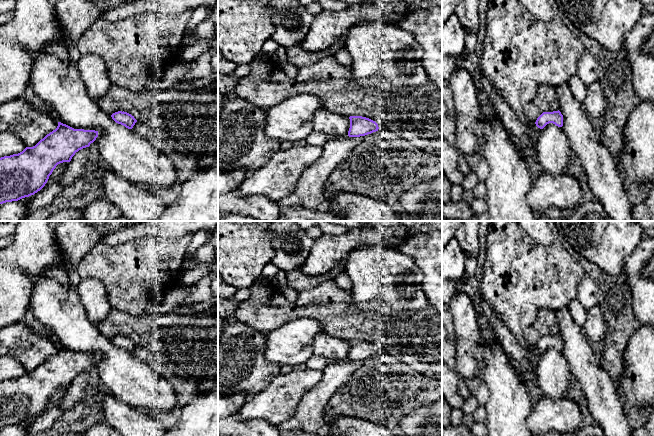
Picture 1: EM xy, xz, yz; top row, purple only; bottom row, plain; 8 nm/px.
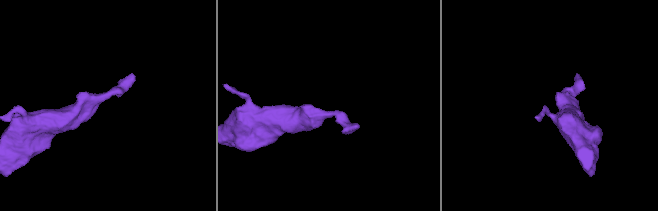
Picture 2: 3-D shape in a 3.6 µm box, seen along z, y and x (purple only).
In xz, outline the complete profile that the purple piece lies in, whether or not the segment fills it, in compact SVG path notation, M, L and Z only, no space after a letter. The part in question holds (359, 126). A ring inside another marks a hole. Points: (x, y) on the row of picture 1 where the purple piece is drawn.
M350 116L349 137L360 137L378 131L378 124L366 117Z

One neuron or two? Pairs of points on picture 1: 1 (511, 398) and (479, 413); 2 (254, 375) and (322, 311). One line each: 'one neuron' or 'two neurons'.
1: two neurons
2: two neurons

